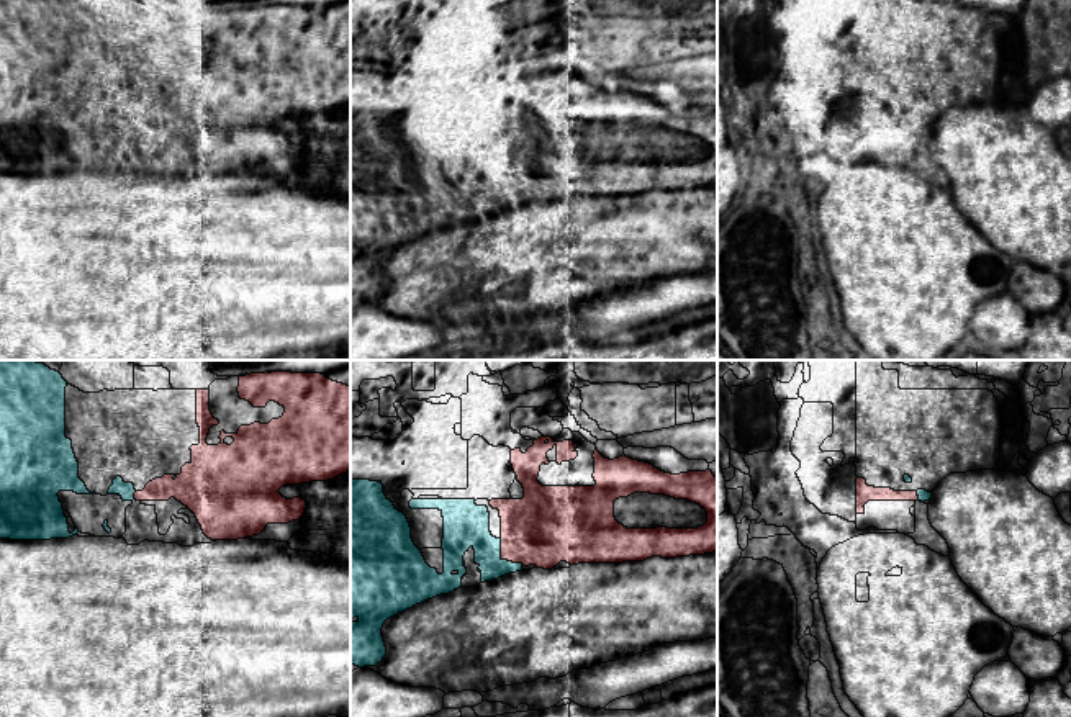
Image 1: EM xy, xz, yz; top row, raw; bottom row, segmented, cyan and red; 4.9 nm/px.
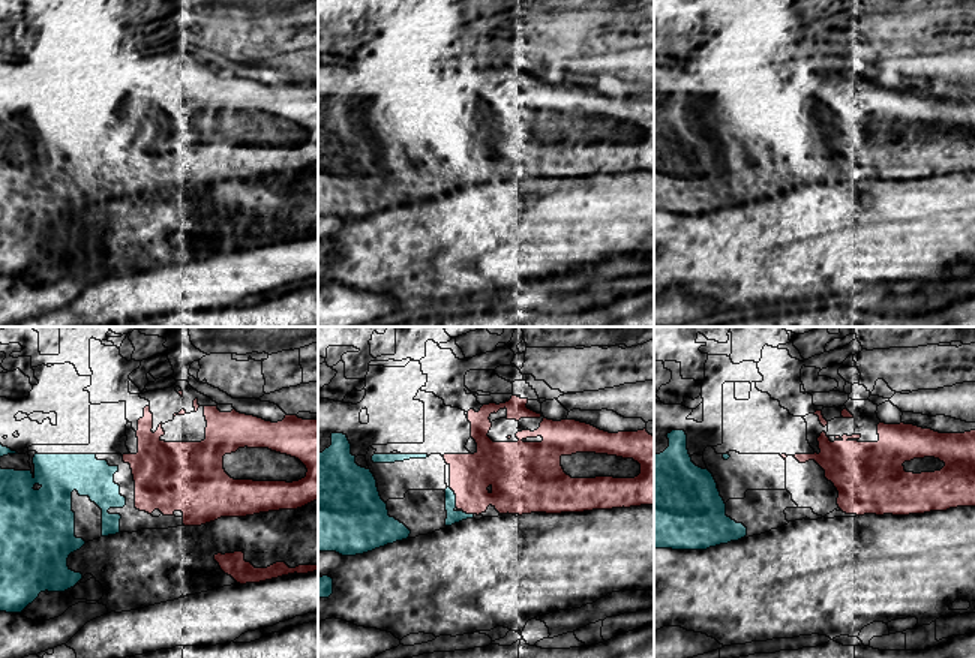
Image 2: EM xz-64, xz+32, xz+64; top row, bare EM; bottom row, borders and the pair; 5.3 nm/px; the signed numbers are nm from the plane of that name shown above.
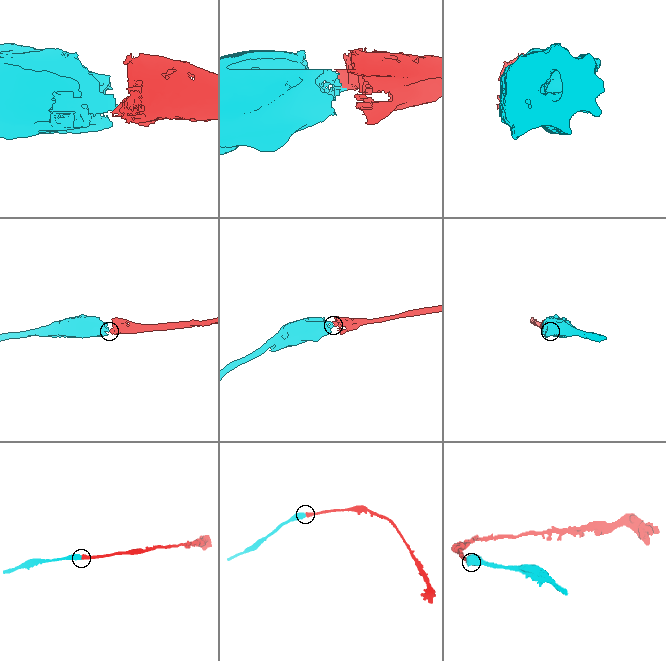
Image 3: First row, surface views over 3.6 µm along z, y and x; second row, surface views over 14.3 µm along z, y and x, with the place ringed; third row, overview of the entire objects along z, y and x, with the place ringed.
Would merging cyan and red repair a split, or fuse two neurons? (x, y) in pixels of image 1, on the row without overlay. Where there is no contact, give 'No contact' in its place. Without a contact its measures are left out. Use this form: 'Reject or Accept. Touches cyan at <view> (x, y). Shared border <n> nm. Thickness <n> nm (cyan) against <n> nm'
Accept. Touches cyan at xz (503, 193). Shared border 170 nm. Thickness 220 nm (cyan) against 360 nm

